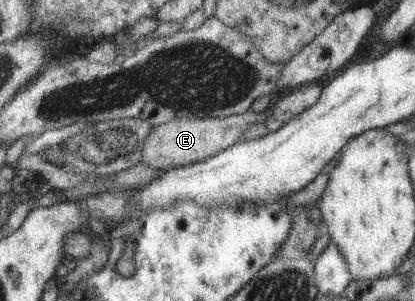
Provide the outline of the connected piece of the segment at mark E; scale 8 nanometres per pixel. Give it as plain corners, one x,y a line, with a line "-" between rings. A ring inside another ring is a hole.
271,105
259,113
249,109
242,114
224,118
201,118
194,120
172,119
169,123
153,126
144,139
140,162
147,167
165,170
200,162
217,155
226,147
243,141
243,132
248,126
264,124
271,113

